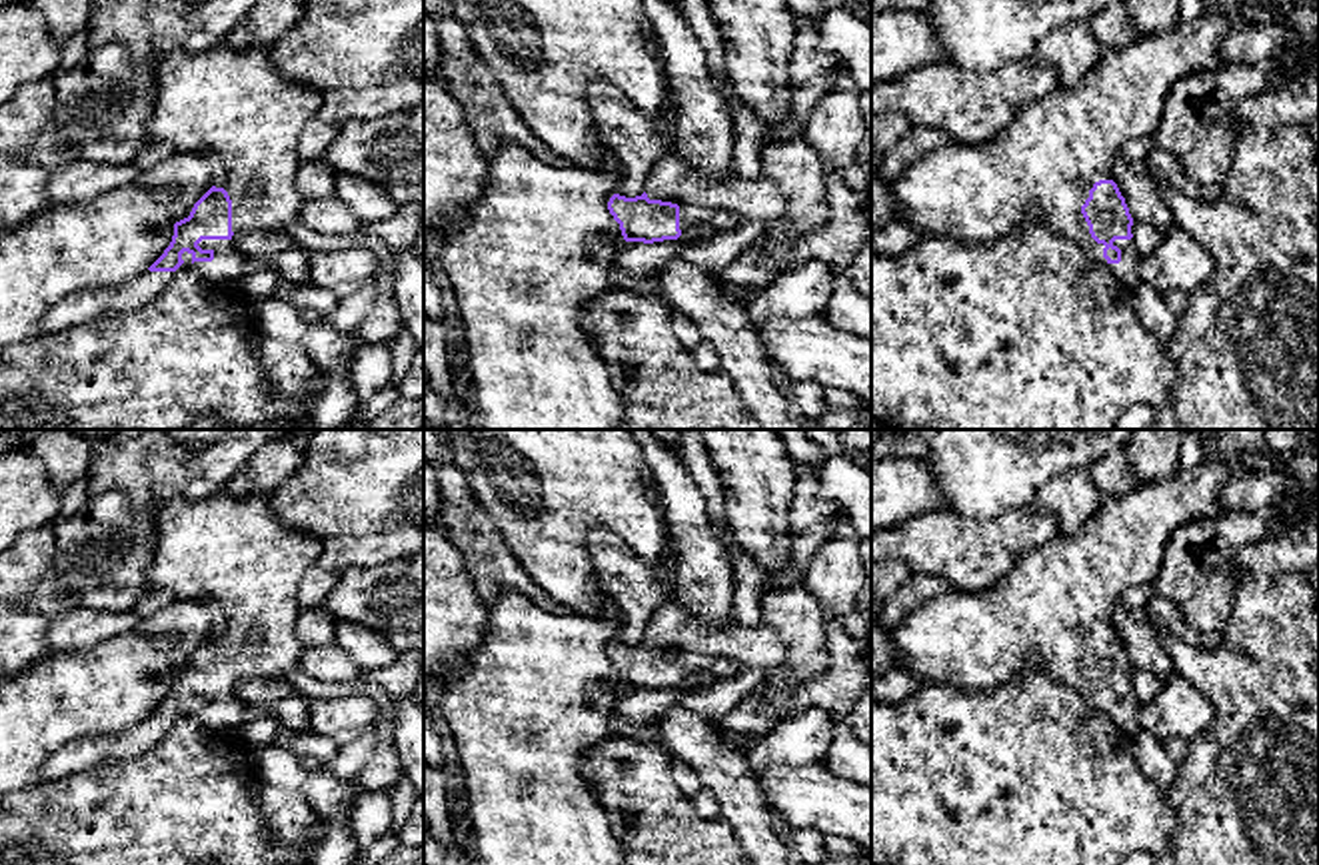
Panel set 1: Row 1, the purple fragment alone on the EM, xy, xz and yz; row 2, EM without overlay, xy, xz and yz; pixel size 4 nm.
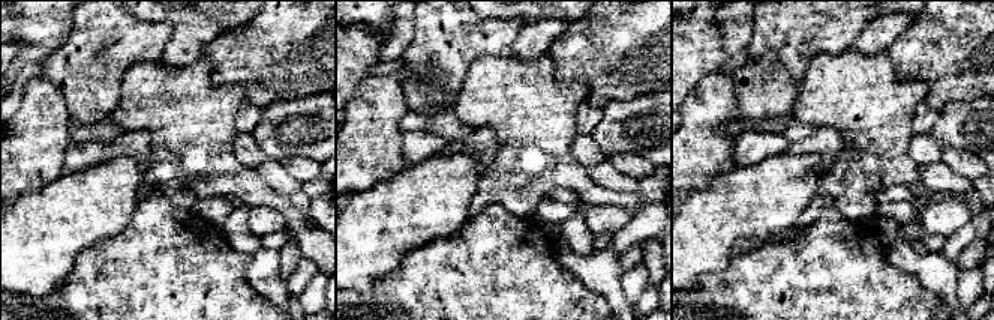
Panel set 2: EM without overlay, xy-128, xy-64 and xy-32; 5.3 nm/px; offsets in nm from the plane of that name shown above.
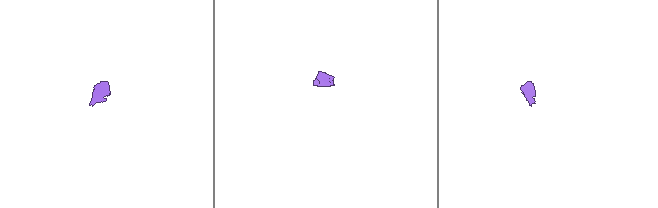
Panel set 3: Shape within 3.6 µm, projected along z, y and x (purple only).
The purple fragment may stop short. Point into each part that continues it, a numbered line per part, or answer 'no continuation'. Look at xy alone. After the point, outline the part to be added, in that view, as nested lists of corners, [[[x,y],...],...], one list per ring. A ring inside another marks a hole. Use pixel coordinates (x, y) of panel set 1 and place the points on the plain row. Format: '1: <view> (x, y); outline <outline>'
1: xy (228, 550); outline [[[218,489],[202,499],[174,495],[156,515],[156,541],[146,567],[146,583],[152,589],[170,591],[218,605],[226,617],[224,637],[232,647],[230,687],[202,687],[202,697],[212,697],[212,709],[194,709],[184,699],[180,715],[194,715],[210,731],[230,731],[242,723],[246,703],[234,685],[240,679],[280,677],[300,669],[302,643],[294,635],[294,623],[302,605],[298,589],[304,571],[318,561],[322,543],[318,537],[290,529],[278,521],[270,507],[270,493],[238,497]],[[178,715],[178,717],[180,717]]]

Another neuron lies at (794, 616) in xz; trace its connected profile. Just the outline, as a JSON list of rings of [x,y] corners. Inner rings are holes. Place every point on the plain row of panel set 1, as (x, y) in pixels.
[[[805,587],[761,593],[761,619],[781,639],[787,661],[765,669],[765,685],[745,695],[719,721],[719,739],[729,747],[757,743],[767,735],[781,721],[797,687],[829,665],[825,619]]]

